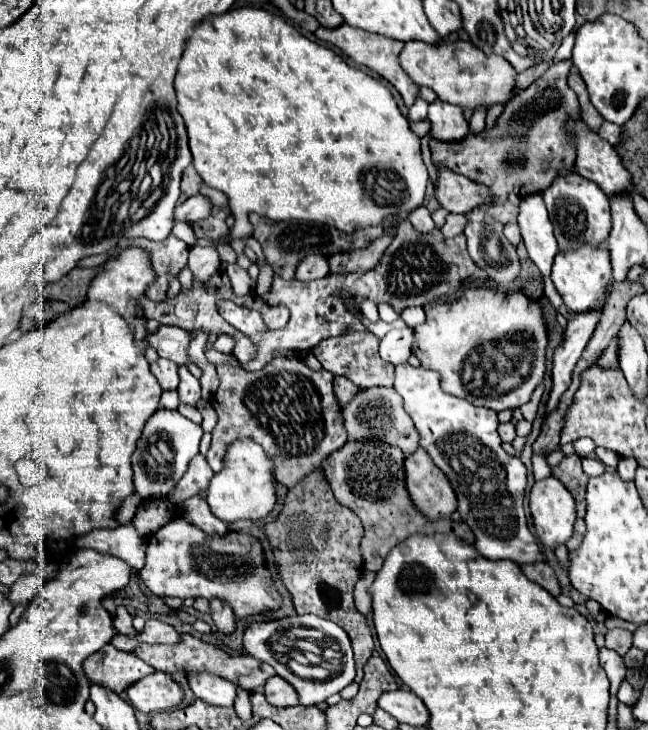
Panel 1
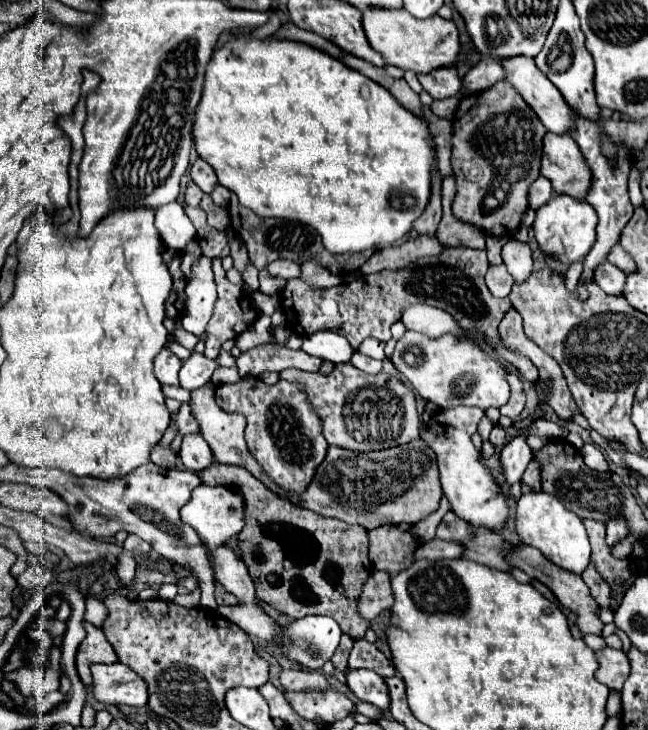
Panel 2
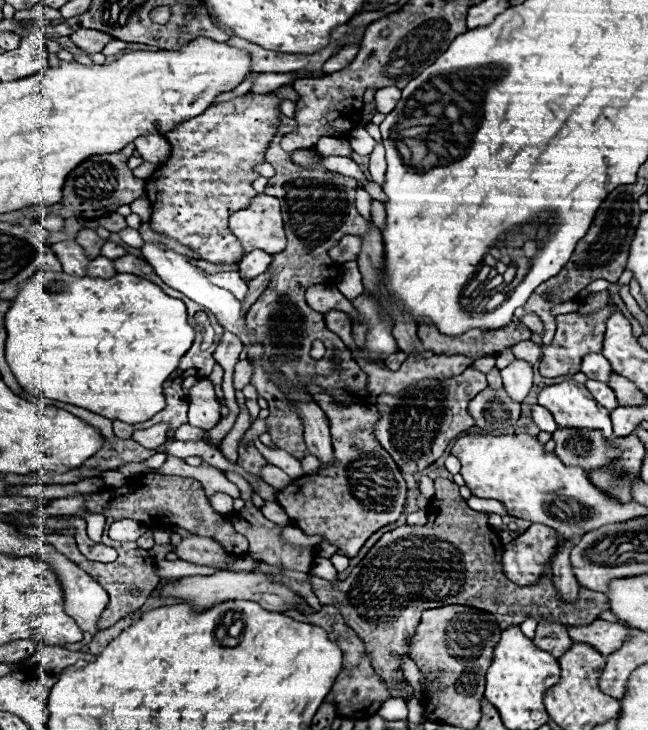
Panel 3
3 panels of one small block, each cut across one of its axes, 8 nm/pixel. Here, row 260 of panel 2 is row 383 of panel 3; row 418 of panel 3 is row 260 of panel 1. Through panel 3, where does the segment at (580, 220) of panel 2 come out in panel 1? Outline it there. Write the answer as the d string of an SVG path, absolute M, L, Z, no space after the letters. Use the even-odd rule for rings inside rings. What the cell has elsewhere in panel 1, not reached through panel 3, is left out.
M600 246L590 252L558 252L552 266L552 282L570 312L586 312L604 306L608 288L612 286L610 252Z

